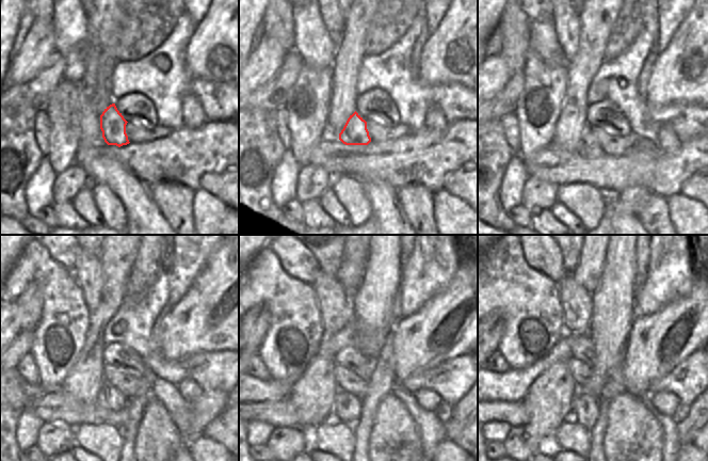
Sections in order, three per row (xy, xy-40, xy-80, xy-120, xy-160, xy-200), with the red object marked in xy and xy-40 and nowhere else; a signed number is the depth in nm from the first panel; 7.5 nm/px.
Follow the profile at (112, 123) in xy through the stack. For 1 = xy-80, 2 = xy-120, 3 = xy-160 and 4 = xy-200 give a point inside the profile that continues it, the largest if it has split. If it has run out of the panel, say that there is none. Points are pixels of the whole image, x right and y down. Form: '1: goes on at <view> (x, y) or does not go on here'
1: goes on at xy-80 (589, 148)
2: goes on at xy-120 (108, 397)
3: goes on at xy-160 (347, 408)
4: goes on at xy-200 (585, 408)

